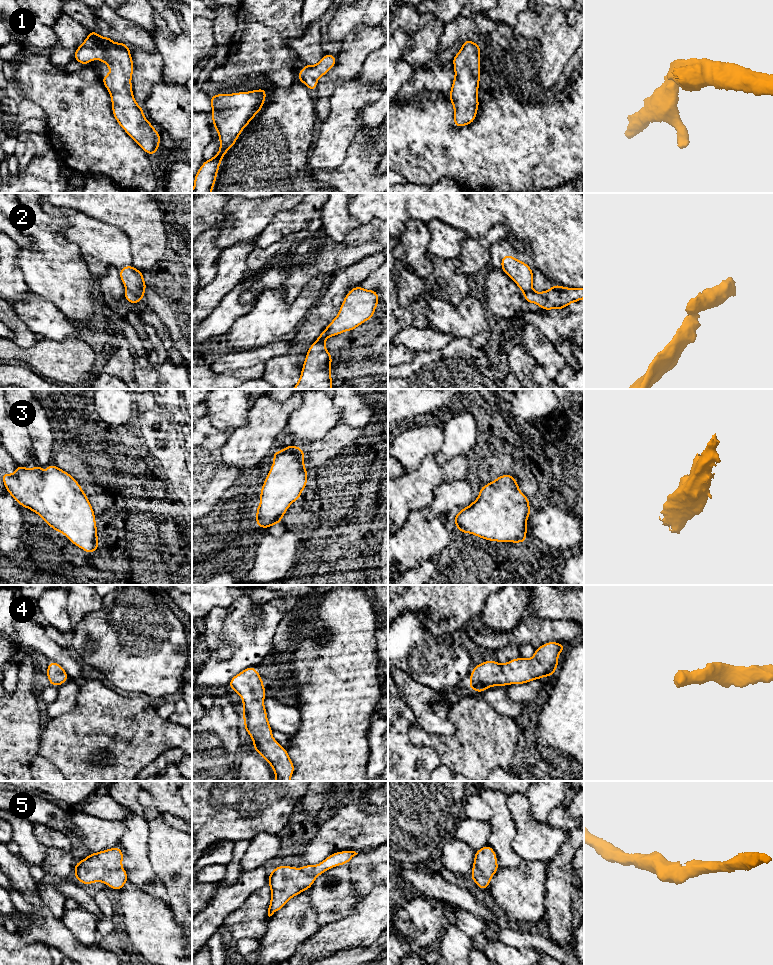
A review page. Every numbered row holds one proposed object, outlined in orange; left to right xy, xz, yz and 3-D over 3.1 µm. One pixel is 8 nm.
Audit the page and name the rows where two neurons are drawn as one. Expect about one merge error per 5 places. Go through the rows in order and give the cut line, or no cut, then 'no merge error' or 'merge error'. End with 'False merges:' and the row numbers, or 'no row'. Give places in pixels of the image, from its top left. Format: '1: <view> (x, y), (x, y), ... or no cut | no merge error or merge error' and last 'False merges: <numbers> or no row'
1: no cut | no merge error
2: xy (126, 288), (141, 299) | merge error
3: no cut | no merge error
4: no cut | no merge error
5: no cut | no merge error
False merges: 2

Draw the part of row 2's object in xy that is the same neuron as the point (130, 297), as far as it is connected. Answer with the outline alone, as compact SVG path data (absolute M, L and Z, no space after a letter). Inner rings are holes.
M127 289L124 291L124 296L128 303L131 303L134 305L137 305L142 300L139 296L137 296L136 294L132 293Z

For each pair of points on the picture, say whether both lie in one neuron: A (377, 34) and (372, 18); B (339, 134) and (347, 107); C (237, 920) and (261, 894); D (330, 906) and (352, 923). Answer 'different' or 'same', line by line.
A: different
B: same
C: same
D: different

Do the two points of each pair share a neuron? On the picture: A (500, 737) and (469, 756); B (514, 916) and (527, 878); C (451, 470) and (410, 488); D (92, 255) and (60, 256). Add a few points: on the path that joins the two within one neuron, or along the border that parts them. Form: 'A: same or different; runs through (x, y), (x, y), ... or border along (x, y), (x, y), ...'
A: same; runs through (492, 738), (485, 740), (477, 748)
B: same; runs through (518, 907), (520, 891), (523, 887)
C: same; runs through (441, 473), (429, 475), (420, 484)
D: different; border along (65, 238), (78, 248), (88, 270), (93, 275)

